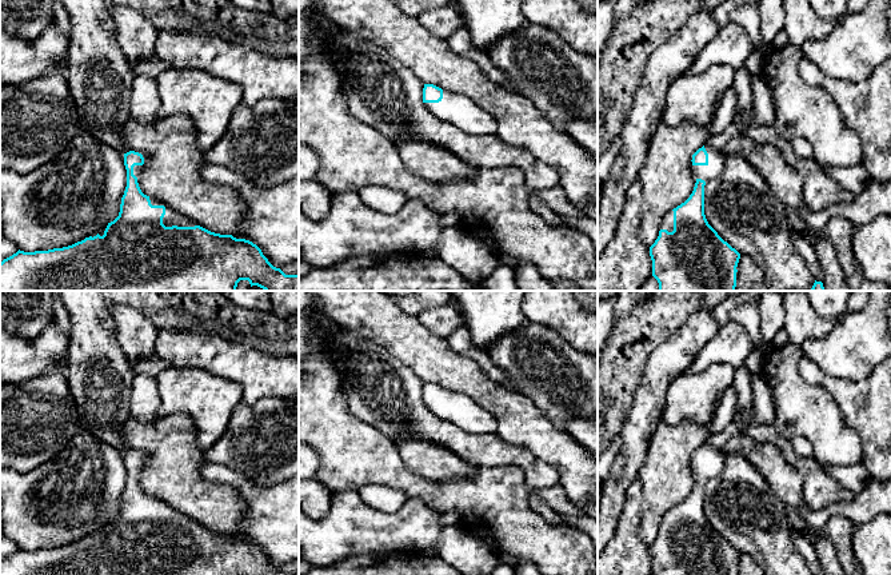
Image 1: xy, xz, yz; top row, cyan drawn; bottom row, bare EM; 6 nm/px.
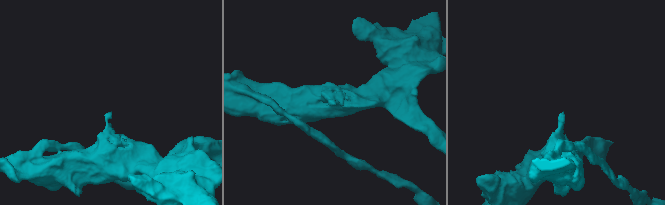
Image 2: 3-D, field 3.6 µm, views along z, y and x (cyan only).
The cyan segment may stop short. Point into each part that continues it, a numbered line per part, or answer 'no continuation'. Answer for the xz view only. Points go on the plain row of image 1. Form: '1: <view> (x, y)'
1: xz (455, 408)

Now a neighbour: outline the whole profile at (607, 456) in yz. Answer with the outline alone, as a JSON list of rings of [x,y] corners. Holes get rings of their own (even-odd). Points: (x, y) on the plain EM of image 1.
[[[615,436],[607,447],[598,455],[598,480],[604,484],[608,474],[612,468],[614,462],[618,458],[619,451],[622,450],[622,438]]]

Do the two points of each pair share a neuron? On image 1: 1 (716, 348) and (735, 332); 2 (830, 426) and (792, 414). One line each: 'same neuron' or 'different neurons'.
1: same neuron
2: same neuron

